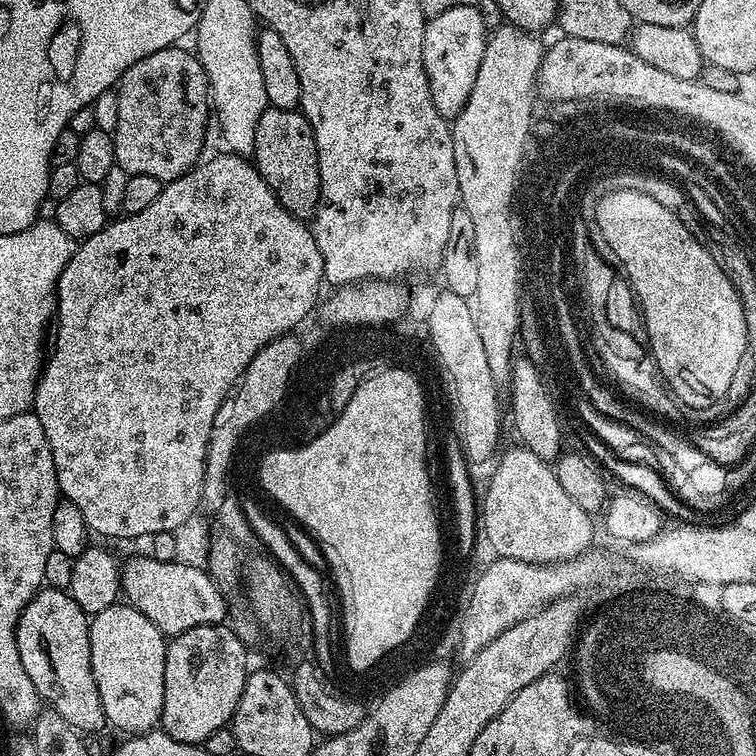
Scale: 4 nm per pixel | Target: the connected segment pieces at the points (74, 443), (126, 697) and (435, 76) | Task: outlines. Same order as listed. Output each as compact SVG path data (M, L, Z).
M227 150L221 152L221 156L212 156L209 160L207 157L186 174L182 174L176 180L167 181L164 184L162 194L158 194L158 198L153 204L146 206L146 210L138 210L131 214L121 215L116 218L121 218L121 220L113 219L105 224L102 230L98 230L98 234L87 236L83 242L77 243L76 253L70 258L66 270L62 270L60 281L56 284L56 315L54 317L56 341L53 344L51 341L50 351L47 353L40 369L40 379L36 382L34 411L38 422L42 422L42 430L46 430L46 442L50 442L50 454L54 454L54 470L56 471L56 481L60 487L61 497L74 502L74 506L78 506L78 510L82 510L82 518L86 518L86 526L89 533L96 535L97 532L98 535L109 536L112 540L136 540L139 536L153 538L163 532L175 532L178 526L182 526L182 522L186 522L186 518L197 515L200 508L208 439L210 438L210 430L214 426L214 418L218 414L222 402L229 396L232 389L236 387L240 377L244 375L246 366L250 366L254 354L258 354L258 350L262 350L262 346L266 346L271 340L277 340L278 337L285 333L291 333L293 330L299 329L299 324L311 314L312 307L316 304L316 299L318 299L317 304L321 299L320 284L323 285L325 283L324 267L322 266L322 254L318 254L318 242L314 242L312 237L311 227L301 217L290 214L280 205L278 198L269 190L268 183L262 178L262 174L256 169L256 165L251 159L237 156L236 153Z
M127 602L111 604L91 617L90 662L94 682L98 682L98 698L102 698L104 719L109 725L121 728L124 734L143 734L153 731L160 723L164 701L166 674L166 637L142 614Z
M472 2L435 13L425 23L422 62L426 66L426 78L430 82L430 98L434 98L438 114L454 118L466 106L470 90L474 90L474 78L478 78L478 66L482 66L489 35L489 30L482 22L482 14Z

